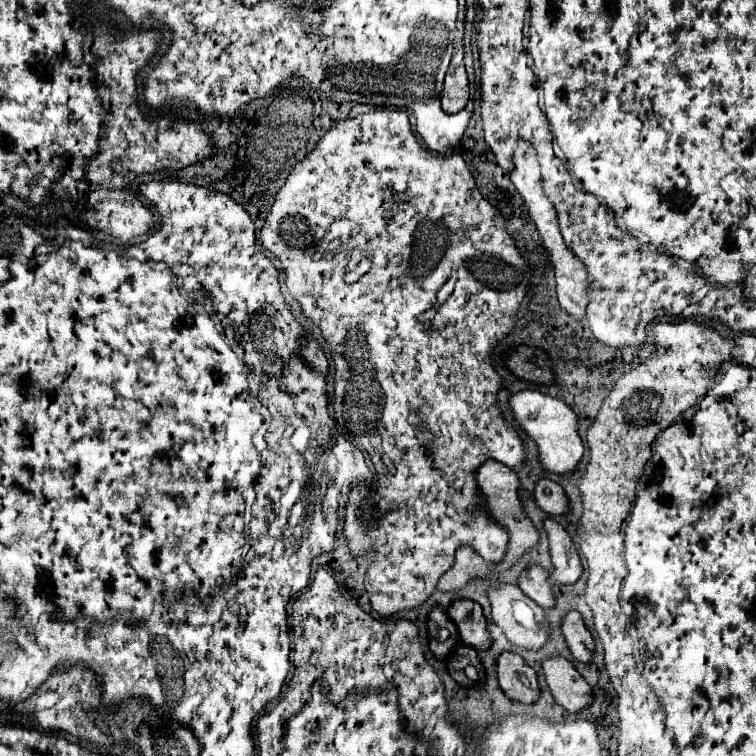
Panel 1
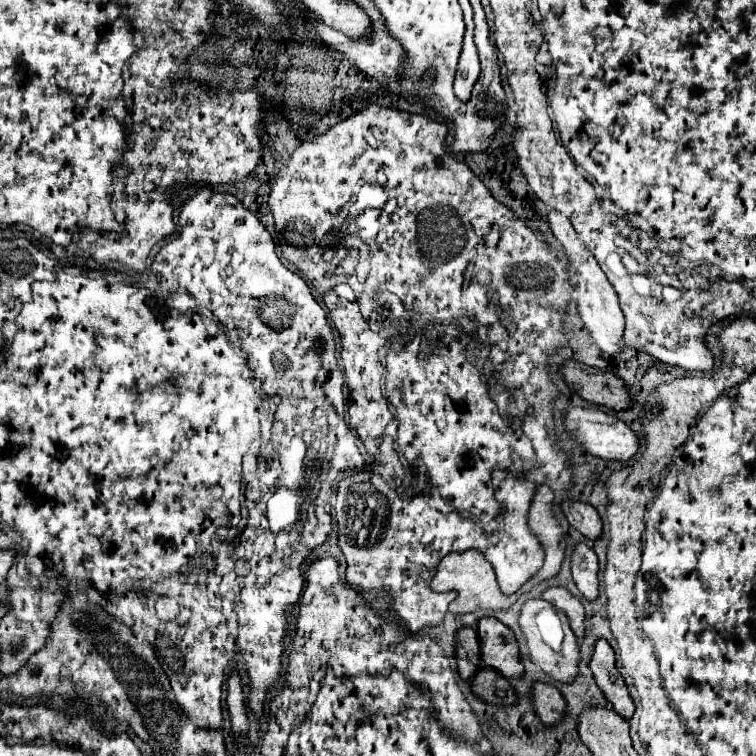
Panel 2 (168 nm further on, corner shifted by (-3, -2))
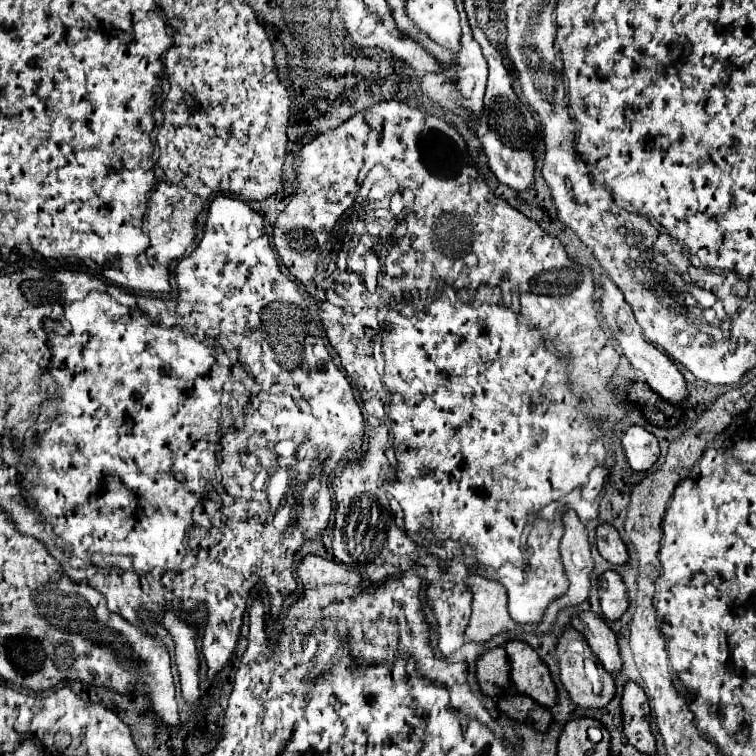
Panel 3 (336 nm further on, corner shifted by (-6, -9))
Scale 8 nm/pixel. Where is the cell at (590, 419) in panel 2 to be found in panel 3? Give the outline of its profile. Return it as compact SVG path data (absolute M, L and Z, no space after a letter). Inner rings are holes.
M629 426L621 434L621 446L633 470L649 470L659 458L657 438L641 426Z

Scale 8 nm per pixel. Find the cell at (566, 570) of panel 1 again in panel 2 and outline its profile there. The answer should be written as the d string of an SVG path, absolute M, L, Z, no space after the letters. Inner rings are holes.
M578 543L572 551L572 575L580 593L588 601L594 601L598 597L598 569L600 565L596 553L584 543Z

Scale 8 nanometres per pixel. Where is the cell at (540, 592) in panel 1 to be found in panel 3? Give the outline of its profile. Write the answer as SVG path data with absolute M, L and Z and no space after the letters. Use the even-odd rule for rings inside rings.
M581 612L577 620L573 620L573 624L579 626L591 652L601 660L603 668L607 672L619 672L621 658L617 650L617 640L615 640L613 630L607 626L607 622L593 612Z

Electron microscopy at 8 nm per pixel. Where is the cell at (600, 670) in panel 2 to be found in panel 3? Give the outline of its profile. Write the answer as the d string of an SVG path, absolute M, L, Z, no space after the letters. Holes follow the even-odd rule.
M627 682L621 692L623 730L627 740L645 754L655 754L655 738L649 726L649 702L645 692L635 684Z

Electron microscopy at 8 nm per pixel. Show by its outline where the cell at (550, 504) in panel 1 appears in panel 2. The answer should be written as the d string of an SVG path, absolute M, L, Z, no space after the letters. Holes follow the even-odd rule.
M564 501L562 503L562 511L568 519L568 523L578 529L584 537L588 539L598 539L602 535L602 519L598 515L598 511L588 505L588 503L582 503L582 501Z

